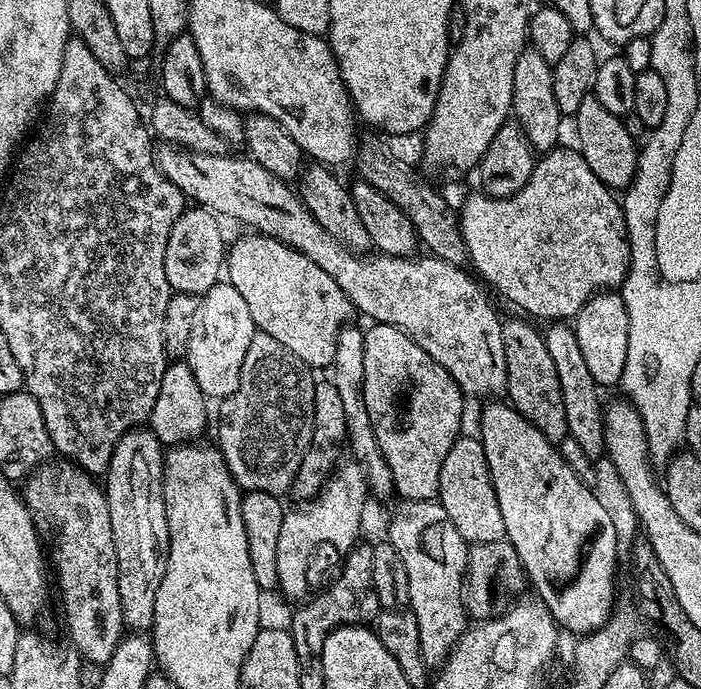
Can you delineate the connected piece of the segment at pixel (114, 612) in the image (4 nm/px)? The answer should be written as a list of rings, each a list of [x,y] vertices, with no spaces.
[[[63,458],[57,461],[57,464],[45,462],[32,469],[23,481],[22,499],[37,529],[52,532],[50,564],[56,567],[54,580],[60,583],[71,647],[81,661],[103,666],[110,662],[126,632],[118,598],[118,554],[114,554],[110,506],[105,489],[101,485],[99,488],[89,473]]]

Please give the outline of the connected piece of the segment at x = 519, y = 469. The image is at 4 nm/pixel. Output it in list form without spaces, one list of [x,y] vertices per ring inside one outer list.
[[[488,402],[480,412],[480,432],[478,439],[486,454],[486,462],[490,470],[490,478],[494,482],[494,494],[498,494],[498,510],[502,510],[502,522],[504,523],[504,535],[518,550],[520,565],[524,568],[524,575],[530,588],[533,588],[535,595],[550,610],[550,614],[556,619],[557,625],[568,632],[575,634],[587,634],[598,630],[607,622],[612,614],[616,600],[616,524],[612,521],[612,516],[608,513],[608,508],[595,496],[593,489],[578,478],[574,472],[563,460],[559,447],[553,441],[546,439],[524,415],[512,407],[508,402]]]

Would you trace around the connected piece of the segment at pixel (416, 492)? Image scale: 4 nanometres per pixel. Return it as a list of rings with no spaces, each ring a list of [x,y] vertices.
[[[373,323],[364,333],[366,350],[366,374],[364,375],[364,401],[374,426],[374,438],[380,447],[382,458],[390,468],[395,495],[404,500],[436,500],[440,495],[442,462],[450,454],[456,437],[461,435],[460,423],[464,420],[466,397],[460,387],[450,378],[418,342],[414,342],[402,330],[389,324]]]

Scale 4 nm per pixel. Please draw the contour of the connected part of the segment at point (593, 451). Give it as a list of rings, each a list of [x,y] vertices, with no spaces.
[[[552,322],[543,329],[546,350],[550,350],[550,359],[558,373],[558,386],[562,386],[562,406],[566,406],[566,426],[568,436],[582,446],[582,450],[591,458],[603,457],[604,450],[604,409],[600,404],[602,389],[594,382],[586,361],[582,359],[582,349],[578,347],[575,327],[568,322]]]

